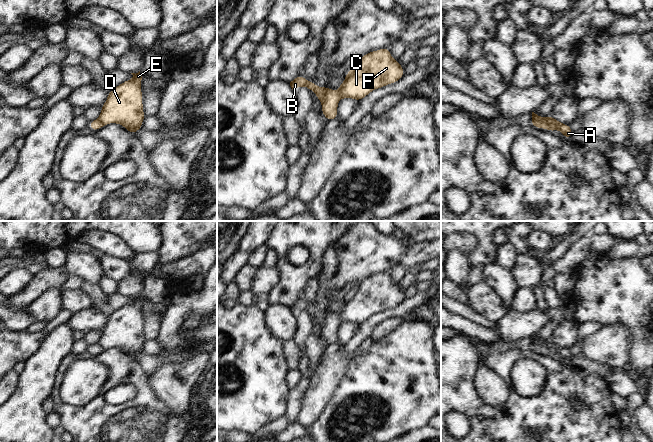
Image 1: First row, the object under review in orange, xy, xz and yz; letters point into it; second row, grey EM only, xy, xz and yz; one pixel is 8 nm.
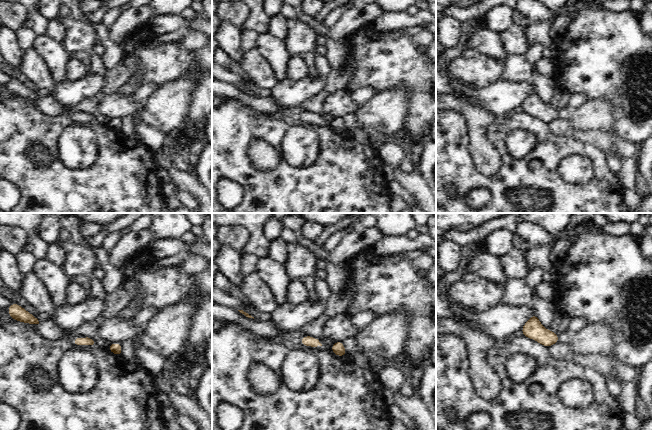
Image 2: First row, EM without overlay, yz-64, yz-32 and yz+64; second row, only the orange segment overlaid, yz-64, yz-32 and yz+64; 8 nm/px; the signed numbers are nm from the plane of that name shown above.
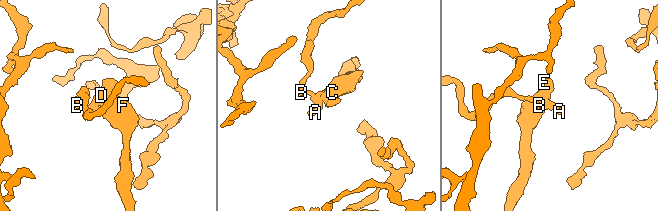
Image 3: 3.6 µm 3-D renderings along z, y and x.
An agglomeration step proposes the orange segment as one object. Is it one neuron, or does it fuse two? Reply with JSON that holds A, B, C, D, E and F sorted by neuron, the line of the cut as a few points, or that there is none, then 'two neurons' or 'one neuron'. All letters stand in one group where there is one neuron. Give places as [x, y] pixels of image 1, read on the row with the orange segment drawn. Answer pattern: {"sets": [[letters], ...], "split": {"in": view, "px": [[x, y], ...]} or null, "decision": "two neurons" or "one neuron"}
{"sets": [["A", "C", "D", "E", "F"], ["B"]], "split": {"in": "yz", "px": [[532, 120], [541, 122], [544, 127]]}, "decision": "two neurons"}

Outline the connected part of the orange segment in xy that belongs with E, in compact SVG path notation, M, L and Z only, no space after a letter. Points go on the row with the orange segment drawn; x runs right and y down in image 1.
M140 71L131 74L134 76L132 80L124 81L108 93L98 120L103 127L112 122L123 125L135 135L137 130L142 130L141 125L146 116L142 108L142 75Z

